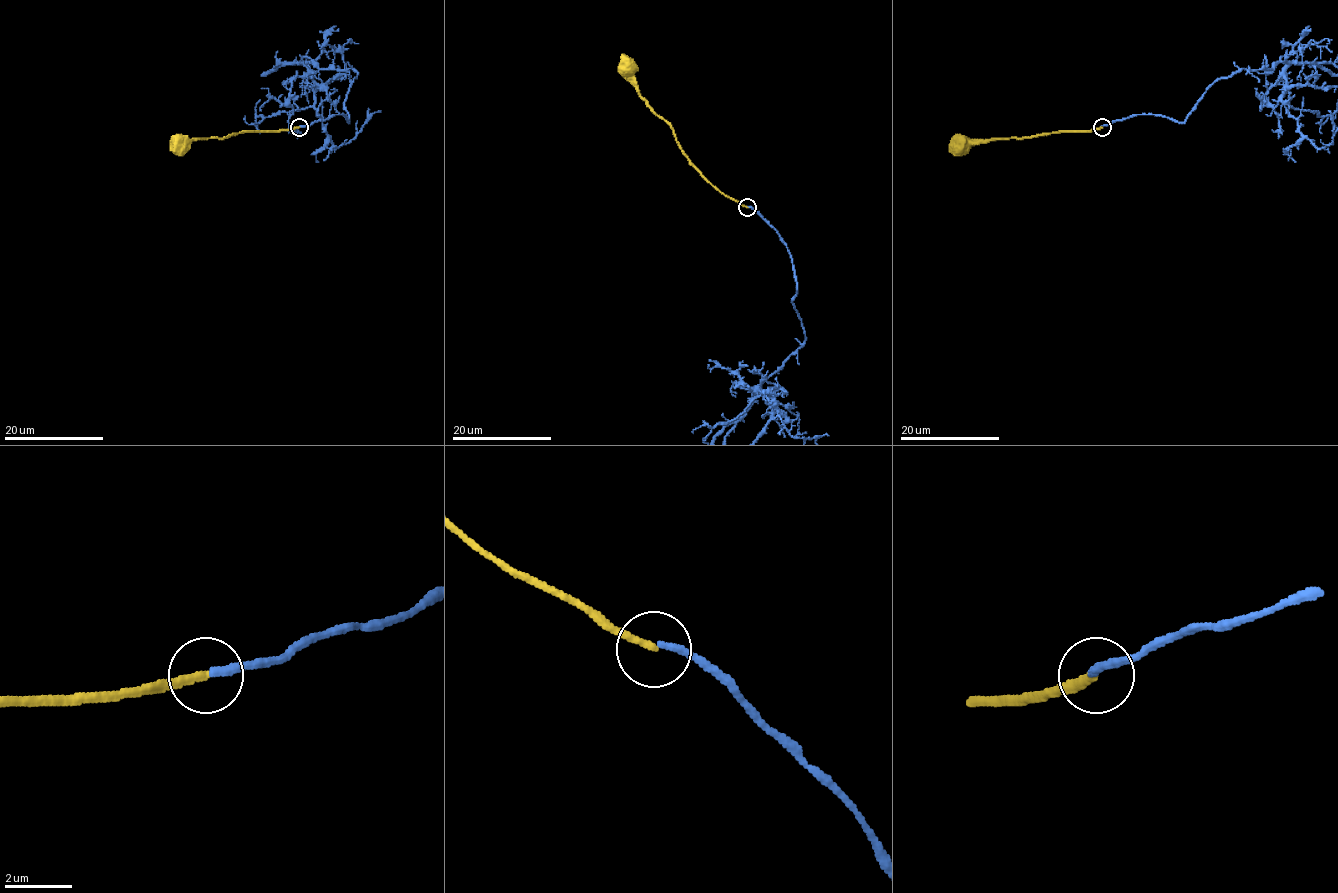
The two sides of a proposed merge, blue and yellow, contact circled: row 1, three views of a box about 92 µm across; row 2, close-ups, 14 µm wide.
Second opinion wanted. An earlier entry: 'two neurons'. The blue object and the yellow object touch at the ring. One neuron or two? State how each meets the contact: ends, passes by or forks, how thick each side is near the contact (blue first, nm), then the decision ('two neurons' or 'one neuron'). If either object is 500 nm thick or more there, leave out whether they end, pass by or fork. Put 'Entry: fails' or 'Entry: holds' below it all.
blue ends | yellow ends | 220/240 nm | two neurons
Entry: holds

